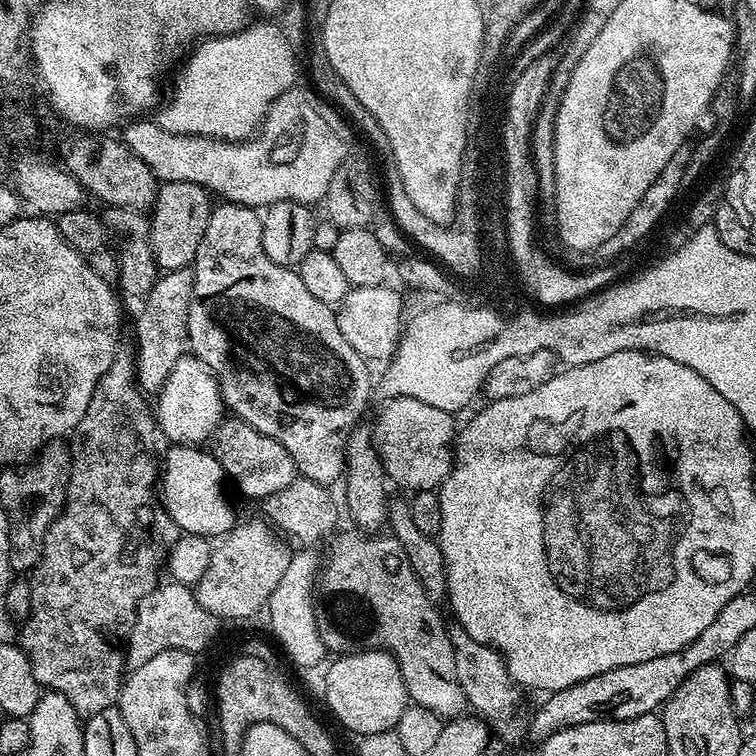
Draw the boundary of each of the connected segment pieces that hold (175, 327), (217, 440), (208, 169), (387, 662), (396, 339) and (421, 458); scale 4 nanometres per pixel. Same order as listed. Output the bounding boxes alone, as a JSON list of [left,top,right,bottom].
[[136,267,192,394],[210,418,298,502],[122,86,346,210],[324,652,410,736],[336,283,406,362],[371,396,458,493]]

